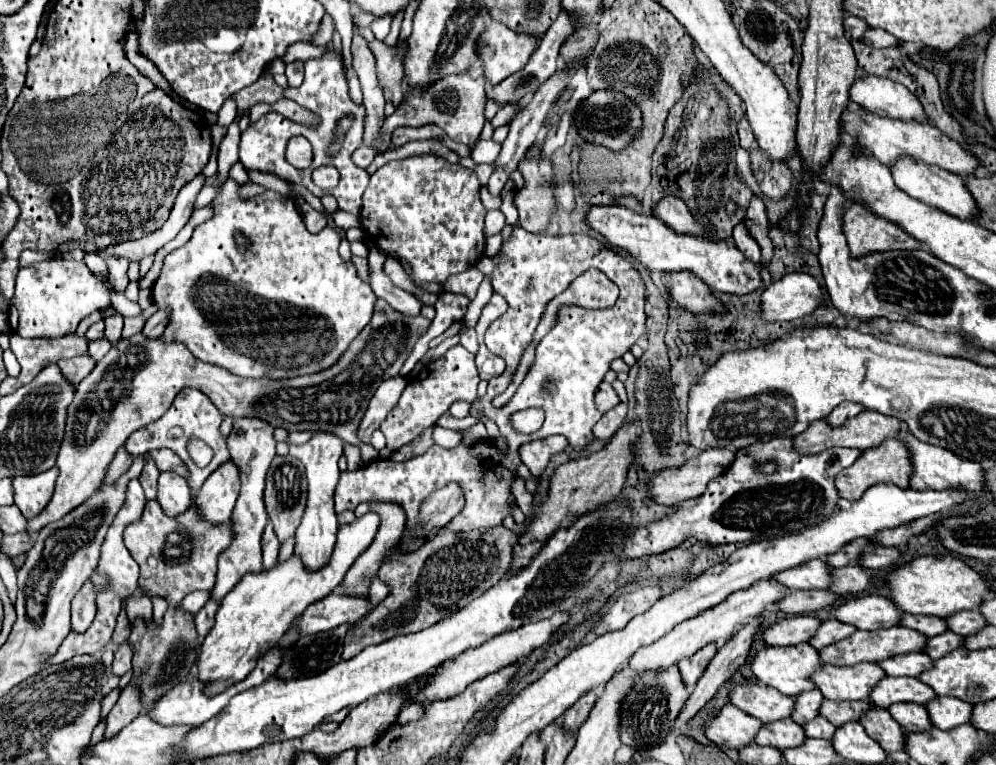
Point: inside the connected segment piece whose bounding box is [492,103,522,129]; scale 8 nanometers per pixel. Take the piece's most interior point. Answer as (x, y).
(508, 110)

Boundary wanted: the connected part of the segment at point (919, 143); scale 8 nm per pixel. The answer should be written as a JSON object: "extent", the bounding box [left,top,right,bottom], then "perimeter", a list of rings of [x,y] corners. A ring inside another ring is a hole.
{"extent":[842,109,980,177],"perimeter":[[[846,109],[842,115],[842,125],[848,135],[854,137],[856,143],[864,145],[878,161],[886,163],[886,167],[894,167],[894,161],[898,157],[914,157],[920,161],[926,161],[926,165],[938,165],[950,173],[958,173],[960,177],[974,175],[976,169],[980,169],[980,159],[972,153],[968,153],[960,143],[946,137],[940,129],[936,129],[930,123],[914,123],[914,121],[894,121],[886,117],[878,117],[874,113],[868,113],[866,109]]]}

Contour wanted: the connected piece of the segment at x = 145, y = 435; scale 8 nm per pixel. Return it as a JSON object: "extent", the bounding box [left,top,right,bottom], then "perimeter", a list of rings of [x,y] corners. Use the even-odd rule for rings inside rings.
{"extent":[126,389,230,493],"perimeter":[[[182,389],[182,391],[176,395],[172,407],[164,413],[162,419],[154,421],[152,425],[146,425],[146,427],[142,427],[142,429],[138,429],[138,431],[134,431],[134,433],[130,435],[130,439],[126,441],[126,449],[128,449],[128,453],[132,453],[132,455],[148,453],[148,451],[152,451],[152,449],[162,449],[162,447],[172,449],[172,451],[186,463],[186,467],[190,469],[190,489],[192,489],[192,493],[198,493],[200,487],[202,487],[202,483],[204,483],[204,479],[206,479],[218,465],[222,465],[224,461],[228,461],[228,457],[230,457],[230,455],[228,455],[228,449],[226,449],[226,437],[220,433],[220,423],[222,423],[222,413],[218,413],[218,409],[214,409],[214,403],[210,401],[210,397],[206,397],[206,395],[204,395],[202,391],[198,391],[198,389]],[[190,439],[200,439],[200,441],[204,441],[206,445],[212,447],[214,457],[212,457],[212,461],[210,461],[208,467],[198,467],[198,465],[190,459],[190,453],[188,453],[188,443],[190,443]]]}

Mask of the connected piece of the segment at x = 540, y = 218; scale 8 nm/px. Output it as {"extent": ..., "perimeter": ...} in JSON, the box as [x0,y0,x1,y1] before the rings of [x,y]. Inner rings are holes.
{"extent":[514,159,554,233],"perimeter":[[[524,159],[518,165],[518,171],[524,175],[524,189],[514,195],[514,205],[520,215],[520,227],[530,233],[540,233],[550,223],[554,209],[554,191],[552,179],[540,175],[538,159]]]}

